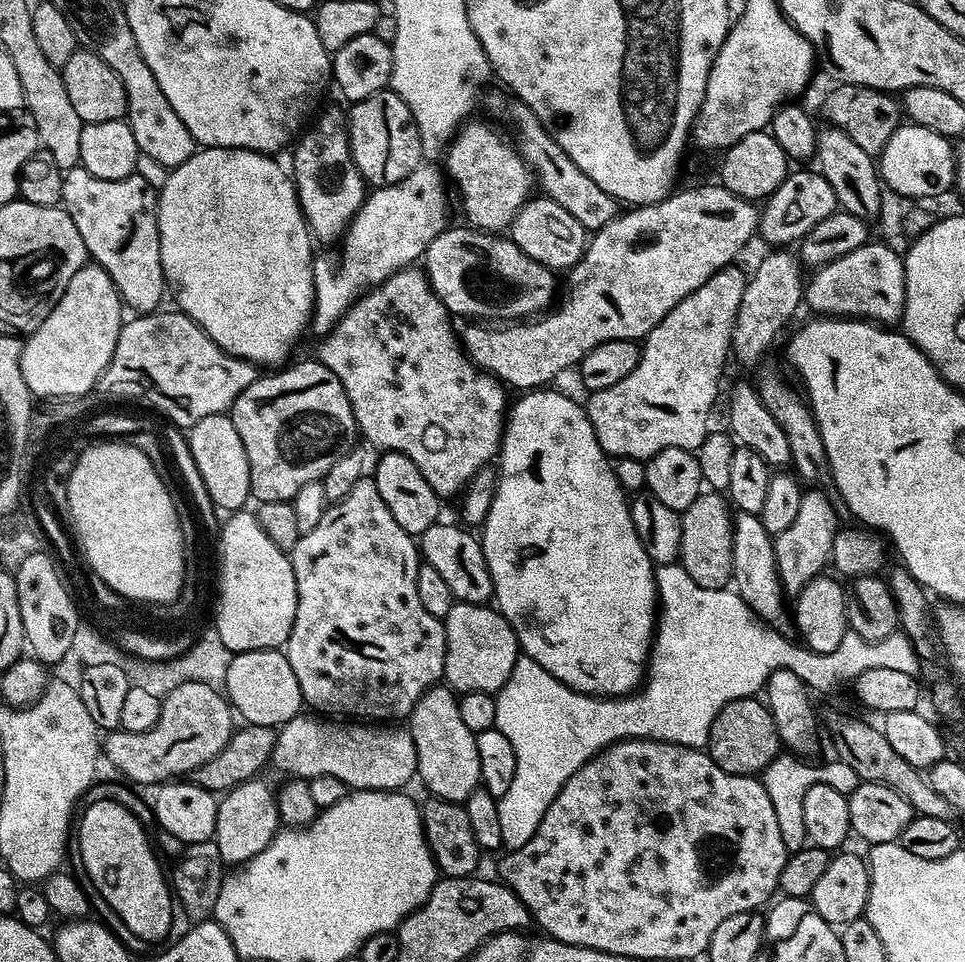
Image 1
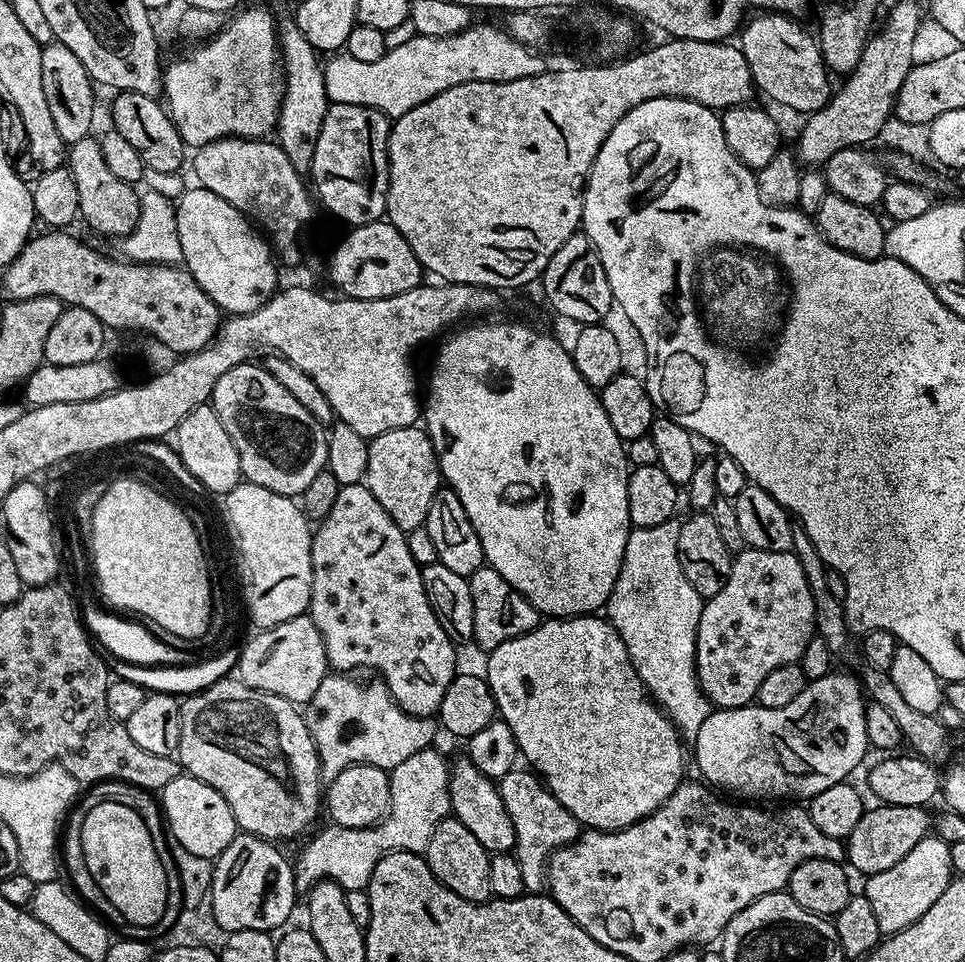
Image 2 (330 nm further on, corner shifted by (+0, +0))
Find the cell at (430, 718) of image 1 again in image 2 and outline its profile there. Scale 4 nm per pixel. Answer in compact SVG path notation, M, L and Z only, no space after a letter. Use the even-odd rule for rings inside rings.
M460 754L456 761L451 761L448 770L448 797L452 803L451 815L462 822L462 826L466 826L466 830L470 830L470 834L474 834L478 842L482 842L489 854L511 853L515 849L514 822L510 822L510 814L502 802L499 787L490 777L482 774L482 770L478 770L478 766L474 766L467 755Z

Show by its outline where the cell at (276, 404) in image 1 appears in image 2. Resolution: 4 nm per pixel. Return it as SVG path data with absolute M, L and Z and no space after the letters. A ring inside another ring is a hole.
M252 363L235 364L230 370L226 370L226 374L222 374L222 378L218 378L214 386L210 403L238 450L241 477L249 484L274 490L274 494L299 497L306 486L310 486L311 480L319 472L325 471L328 463L328 432L325 425L319 424L310 410L306 410L306 406L302 406L302 402L298 402L298 398L294 398L290 390L286 390L286 386L279 384L270 375L267 367L260 365L259 368Z

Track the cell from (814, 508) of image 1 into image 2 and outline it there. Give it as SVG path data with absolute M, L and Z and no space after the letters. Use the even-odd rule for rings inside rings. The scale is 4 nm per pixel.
M745 547L735 553L730 578L726 578L726 586L718 590L718 594L707 597L704 600L704 609L698 622L698 634L696 635L696 677L700 680L700 688L708 695L708 700L717 708L738 708L751 705L758 694L758 686L762 686L762 678L770 674L770 670L778 670L778 666L797 663L811 642L816 631L816 607L814 598L810 594L810 586L806 582L806 574L802 570L802 562L791 552L775 552L774 550L758 550Z

